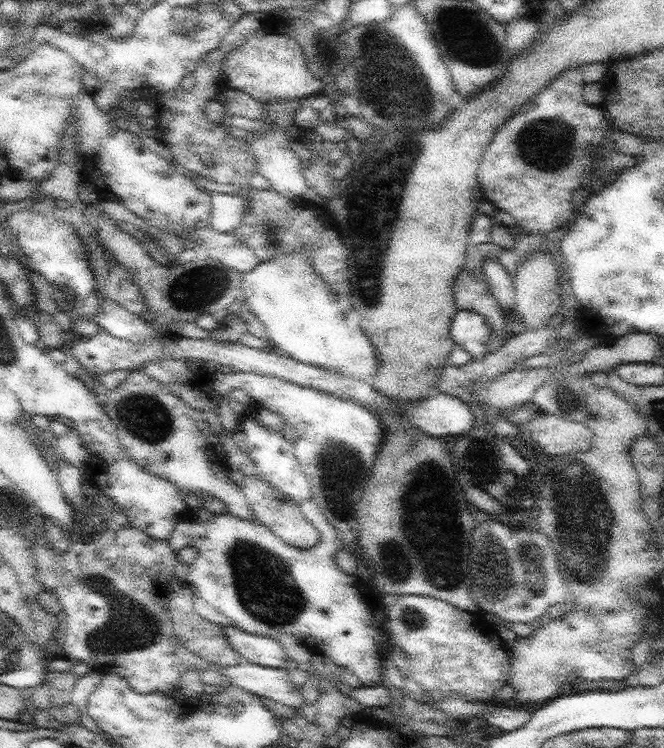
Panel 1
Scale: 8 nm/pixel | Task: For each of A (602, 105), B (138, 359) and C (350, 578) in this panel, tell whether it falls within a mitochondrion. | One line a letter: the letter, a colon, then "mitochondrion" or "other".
A: other
B: other
C: other

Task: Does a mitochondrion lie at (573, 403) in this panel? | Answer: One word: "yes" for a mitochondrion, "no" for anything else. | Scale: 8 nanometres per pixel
no

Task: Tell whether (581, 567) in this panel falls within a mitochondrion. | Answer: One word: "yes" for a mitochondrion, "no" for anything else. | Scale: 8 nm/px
yes

